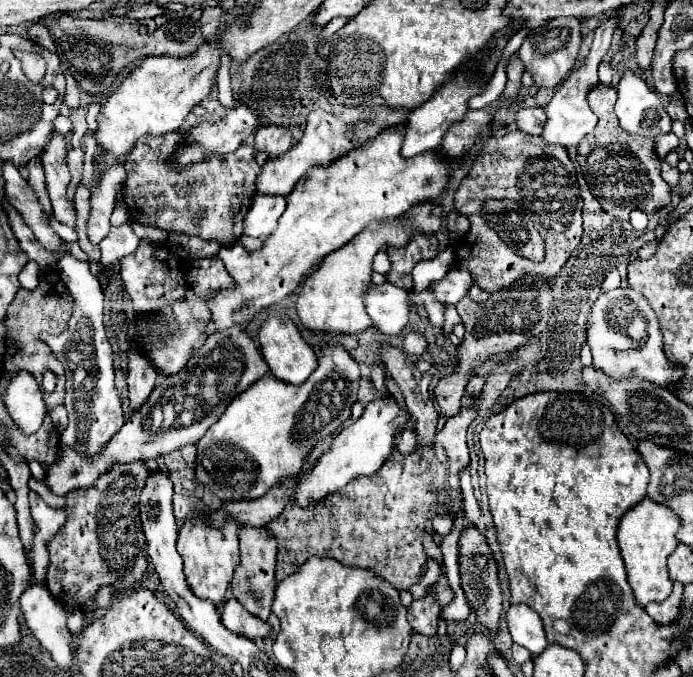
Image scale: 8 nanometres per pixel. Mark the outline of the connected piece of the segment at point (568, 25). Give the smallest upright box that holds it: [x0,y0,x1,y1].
[516,17,582,87]

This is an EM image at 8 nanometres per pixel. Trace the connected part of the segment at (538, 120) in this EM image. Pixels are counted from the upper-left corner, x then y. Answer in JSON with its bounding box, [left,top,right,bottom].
[516,107,546,135]

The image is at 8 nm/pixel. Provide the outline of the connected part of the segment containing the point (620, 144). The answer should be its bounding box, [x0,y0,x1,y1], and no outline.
[576,83,672,221]

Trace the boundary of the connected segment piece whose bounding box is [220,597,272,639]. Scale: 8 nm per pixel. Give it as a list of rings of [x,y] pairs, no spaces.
[[[228,599],[224,609],[222,609],[222,625],[242,637],[248,637],[248,639],[264,639],[268,637],[270,633],[270,625],[254,615],[250,615],[240,603],[238,599]]]

